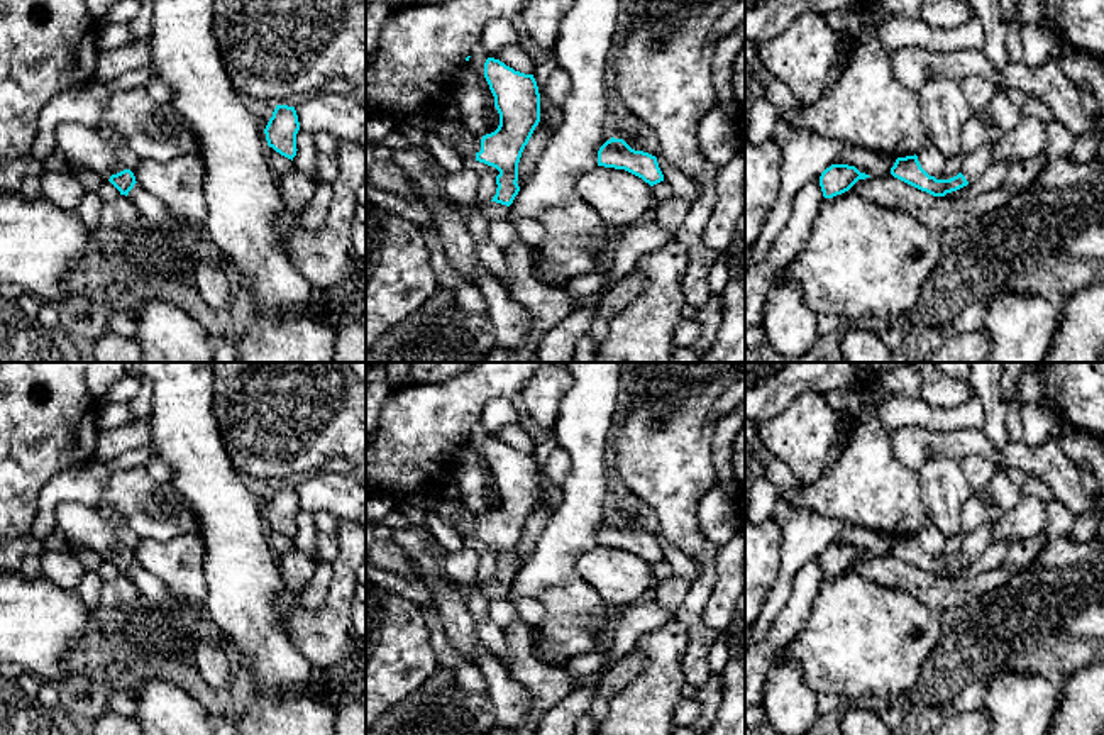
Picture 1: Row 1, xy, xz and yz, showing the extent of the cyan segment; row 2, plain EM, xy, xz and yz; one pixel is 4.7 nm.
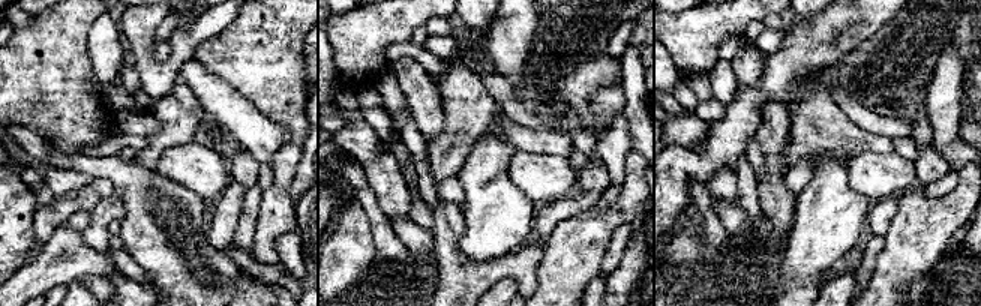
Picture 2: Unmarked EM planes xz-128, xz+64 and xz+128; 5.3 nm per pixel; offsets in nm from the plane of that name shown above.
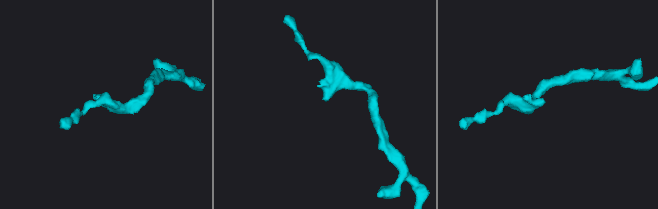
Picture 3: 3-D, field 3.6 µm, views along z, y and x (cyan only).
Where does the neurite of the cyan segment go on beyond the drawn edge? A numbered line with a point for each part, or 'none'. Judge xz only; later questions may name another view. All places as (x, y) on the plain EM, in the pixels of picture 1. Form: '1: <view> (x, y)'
1: xz (491, 590)

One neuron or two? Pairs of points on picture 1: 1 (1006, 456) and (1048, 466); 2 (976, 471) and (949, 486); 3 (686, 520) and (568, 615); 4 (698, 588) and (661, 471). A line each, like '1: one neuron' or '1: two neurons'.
1: one neuron
2: two neurons
3: two neurons
4: one neuron

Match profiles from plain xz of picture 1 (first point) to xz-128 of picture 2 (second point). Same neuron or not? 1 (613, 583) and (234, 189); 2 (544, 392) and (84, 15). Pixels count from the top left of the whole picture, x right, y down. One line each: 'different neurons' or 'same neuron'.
1: different neurons
2: different neurons

